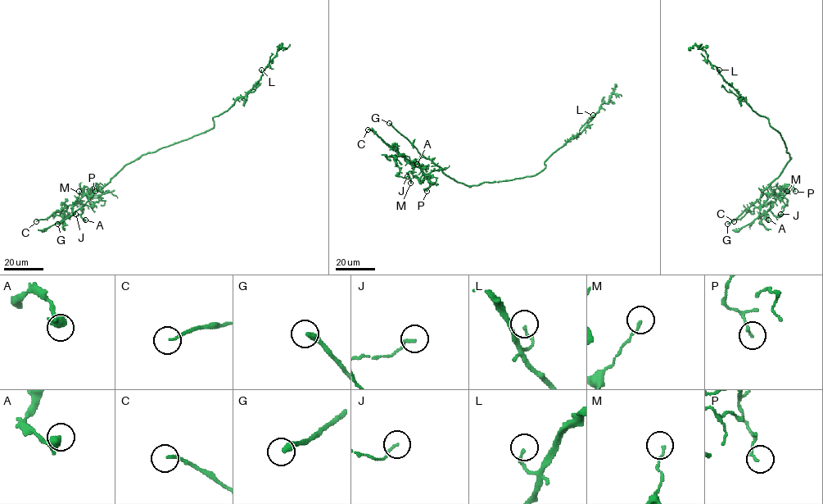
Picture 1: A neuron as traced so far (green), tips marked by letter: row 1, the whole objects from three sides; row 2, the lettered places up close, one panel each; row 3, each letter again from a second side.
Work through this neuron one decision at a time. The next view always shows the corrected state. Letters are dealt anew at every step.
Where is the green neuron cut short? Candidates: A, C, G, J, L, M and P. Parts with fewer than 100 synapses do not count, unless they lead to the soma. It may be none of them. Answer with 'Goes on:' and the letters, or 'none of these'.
Goes on: G

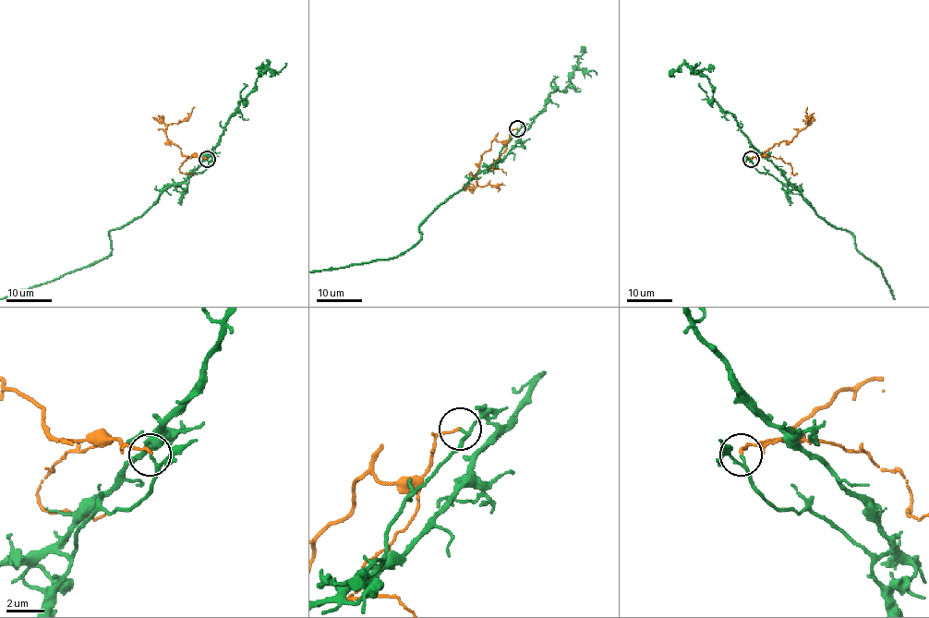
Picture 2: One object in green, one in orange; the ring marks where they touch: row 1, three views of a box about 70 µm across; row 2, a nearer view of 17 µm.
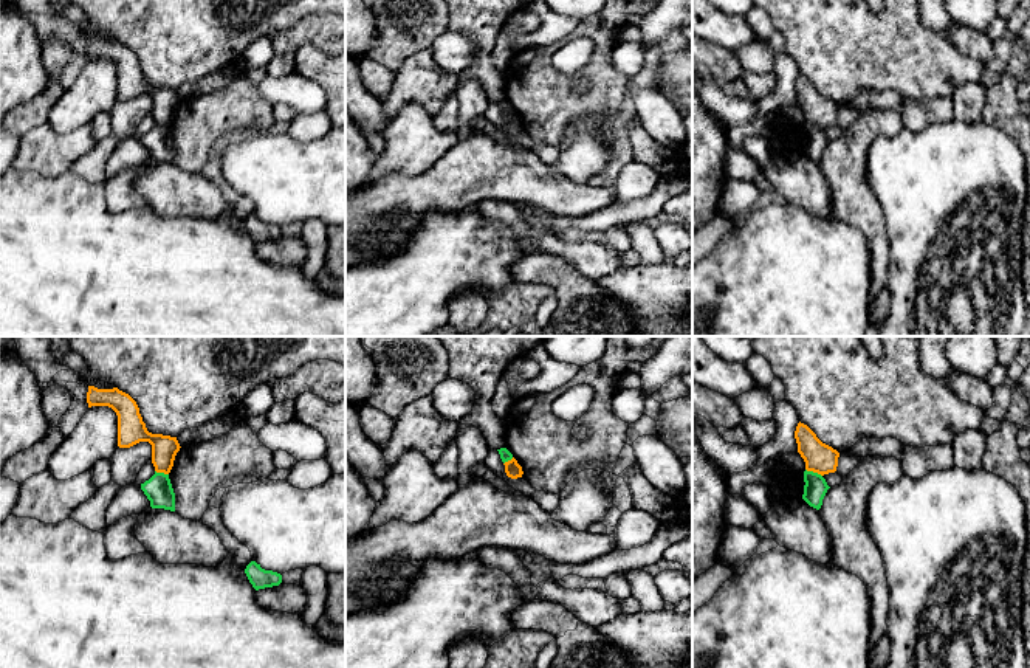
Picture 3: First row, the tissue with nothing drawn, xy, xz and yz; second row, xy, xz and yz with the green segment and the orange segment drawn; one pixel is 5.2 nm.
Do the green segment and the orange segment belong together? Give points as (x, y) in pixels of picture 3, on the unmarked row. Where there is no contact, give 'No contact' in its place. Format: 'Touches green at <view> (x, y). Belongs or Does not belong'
Touches green at yz (812, 124). Does not belong

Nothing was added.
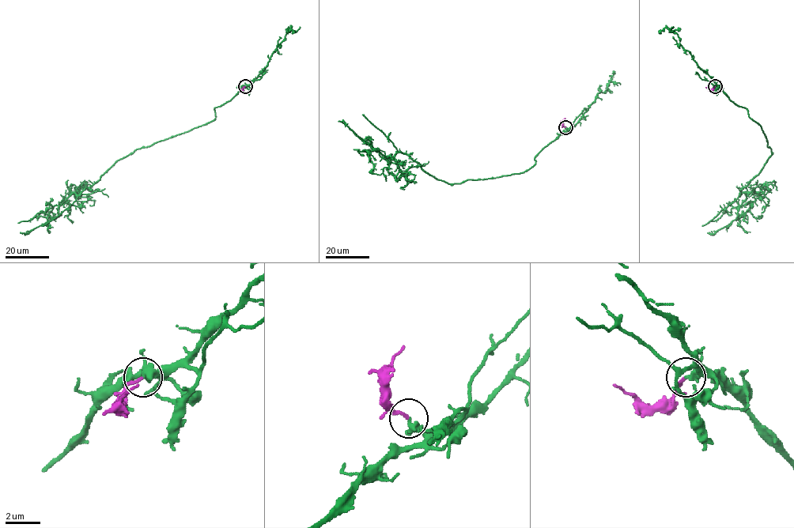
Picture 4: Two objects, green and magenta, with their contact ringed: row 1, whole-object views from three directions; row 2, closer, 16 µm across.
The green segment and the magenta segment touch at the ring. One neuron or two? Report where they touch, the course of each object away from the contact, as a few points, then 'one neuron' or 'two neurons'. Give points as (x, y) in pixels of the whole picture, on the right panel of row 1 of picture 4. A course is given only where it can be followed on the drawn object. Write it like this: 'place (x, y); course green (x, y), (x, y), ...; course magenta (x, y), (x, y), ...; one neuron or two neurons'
place (715, 86); course green (715, 86), (746, 108), (761, 127), (771, 155), (742, 189), (746, 199), (737, 216), (709, 232); course magenta (715, 86), (712, 89), (705, 87); one neuron

